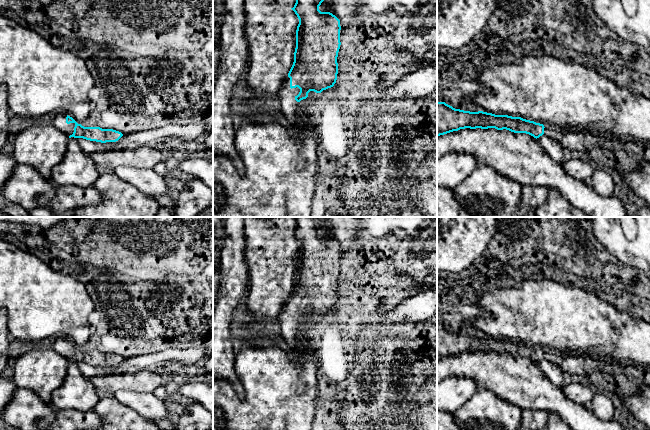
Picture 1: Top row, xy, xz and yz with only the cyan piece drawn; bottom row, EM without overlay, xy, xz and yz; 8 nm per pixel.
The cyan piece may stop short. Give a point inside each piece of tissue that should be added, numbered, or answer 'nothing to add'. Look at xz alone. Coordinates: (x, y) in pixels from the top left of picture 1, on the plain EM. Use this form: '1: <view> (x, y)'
1: xz (291, 333)

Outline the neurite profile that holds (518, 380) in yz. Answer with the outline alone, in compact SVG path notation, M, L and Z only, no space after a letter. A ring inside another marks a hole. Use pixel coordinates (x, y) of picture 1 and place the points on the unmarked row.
M495 352L460 353L437 360L437 383L447 377L471 378L480 390L490 391L501 401L509 402L522 410L545 410L556 413L573 430L624 430L624 426L616 420L600 420L590 407L566 398L562 388L545 377L537 363L526 357Z

